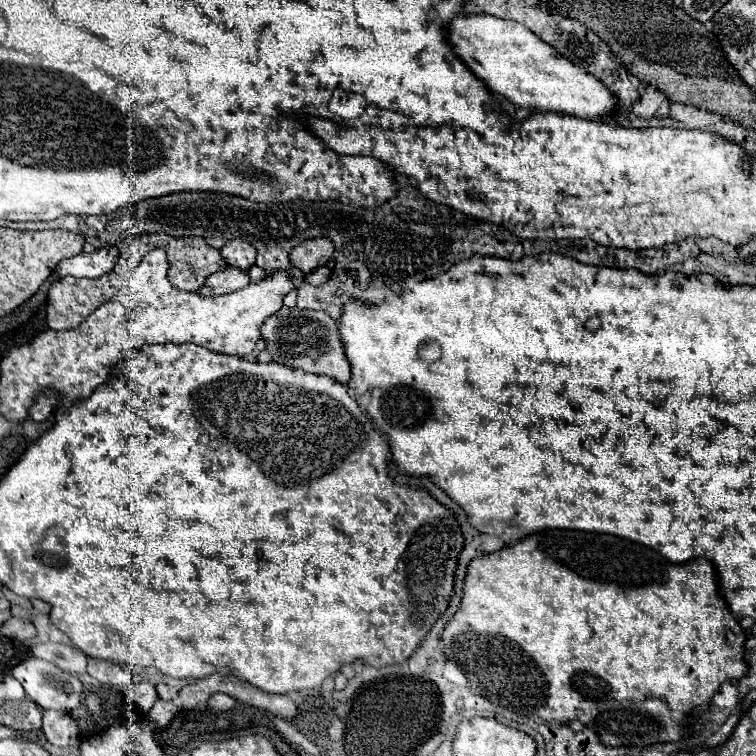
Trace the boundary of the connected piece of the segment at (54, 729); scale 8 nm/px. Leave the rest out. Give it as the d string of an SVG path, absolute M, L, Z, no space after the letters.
M46 710L42 730L48 736L48 742L54 746L74 746L78 744L78 726L66 712Z

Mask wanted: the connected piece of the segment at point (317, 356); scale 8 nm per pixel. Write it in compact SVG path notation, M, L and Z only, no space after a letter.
M282 306L274 316L266 318L264 328L260 328L260 338L266 342L266 350L274 362L288 368L302 368L304 372L330 376L342 384L348 382L348 360L344 360L336 320L332 320L328 314Z

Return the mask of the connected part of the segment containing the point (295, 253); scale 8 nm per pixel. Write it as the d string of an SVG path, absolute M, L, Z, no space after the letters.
M314 238L298 244L290 252L290 260L304 274L310 274L318 266L324 266L334 254L334 244L328 238Z

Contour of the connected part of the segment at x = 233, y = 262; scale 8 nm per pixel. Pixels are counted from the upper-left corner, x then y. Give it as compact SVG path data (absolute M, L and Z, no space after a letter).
M232 240L222 248L222 256L228 260L228 266L248 270L256 260L256 248L244 240Z

